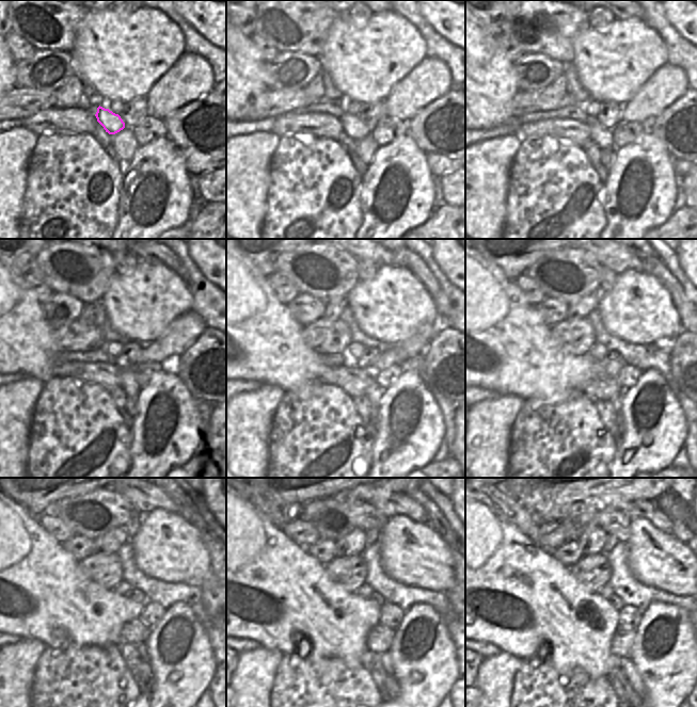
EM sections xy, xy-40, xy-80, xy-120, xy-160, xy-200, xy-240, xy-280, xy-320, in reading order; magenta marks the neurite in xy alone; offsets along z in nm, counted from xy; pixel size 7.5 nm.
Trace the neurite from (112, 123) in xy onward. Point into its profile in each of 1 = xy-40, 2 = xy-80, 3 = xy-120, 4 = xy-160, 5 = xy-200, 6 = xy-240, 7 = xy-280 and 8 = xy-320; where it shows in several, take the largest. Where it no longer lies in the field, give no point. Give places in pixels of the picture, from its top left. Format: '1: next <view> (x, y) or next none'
1: next xy-40 (352, 126)
2: next xy-80 (601, 135)
3: next xy-120 (128, 383)
4: next xy-160 (374, 392)
5: next xy-200 (616, 402)
6: next xy-240 (141, 647)
7: next xy-280 (385, 658)
8: next xy-320 (627, 664)

